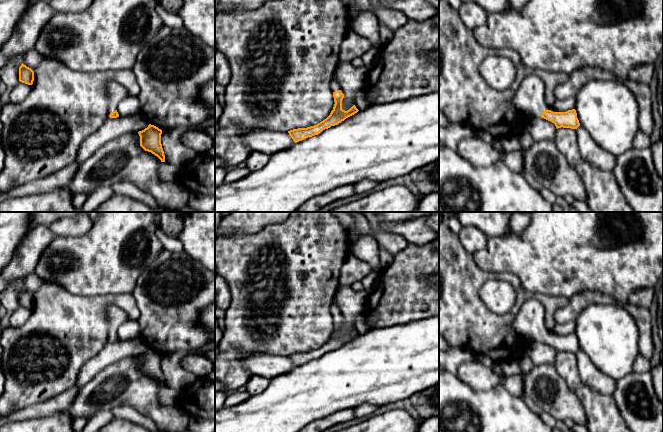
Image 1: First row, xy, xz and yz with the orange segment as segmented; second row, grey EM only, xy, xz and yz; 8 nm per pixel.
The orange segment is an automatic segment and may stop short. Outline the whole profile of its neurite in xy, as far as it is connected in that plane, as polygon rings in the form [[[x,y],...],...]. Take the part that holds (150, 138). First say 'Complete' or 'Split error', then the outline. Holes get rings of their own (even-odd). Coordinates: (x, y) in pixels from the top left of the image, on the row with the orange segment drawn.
Complete. [[[149,124],[147,128],[138,132],[140,136],[140,146],[148,152],[157,156],[161,162],[165,162],[165,155],[161,144],[162,130]]]

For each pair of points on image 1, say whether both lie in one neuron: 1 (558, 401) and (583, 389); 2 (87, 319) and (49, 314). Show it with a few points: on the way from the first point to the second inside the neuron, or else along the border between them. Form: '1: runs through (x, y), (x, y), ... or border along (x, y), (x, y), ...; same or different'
1: border along (559, 375), (579, 400), (585, 414); different
2: runs through (78, 319), (60, 319), (58, 317); same

